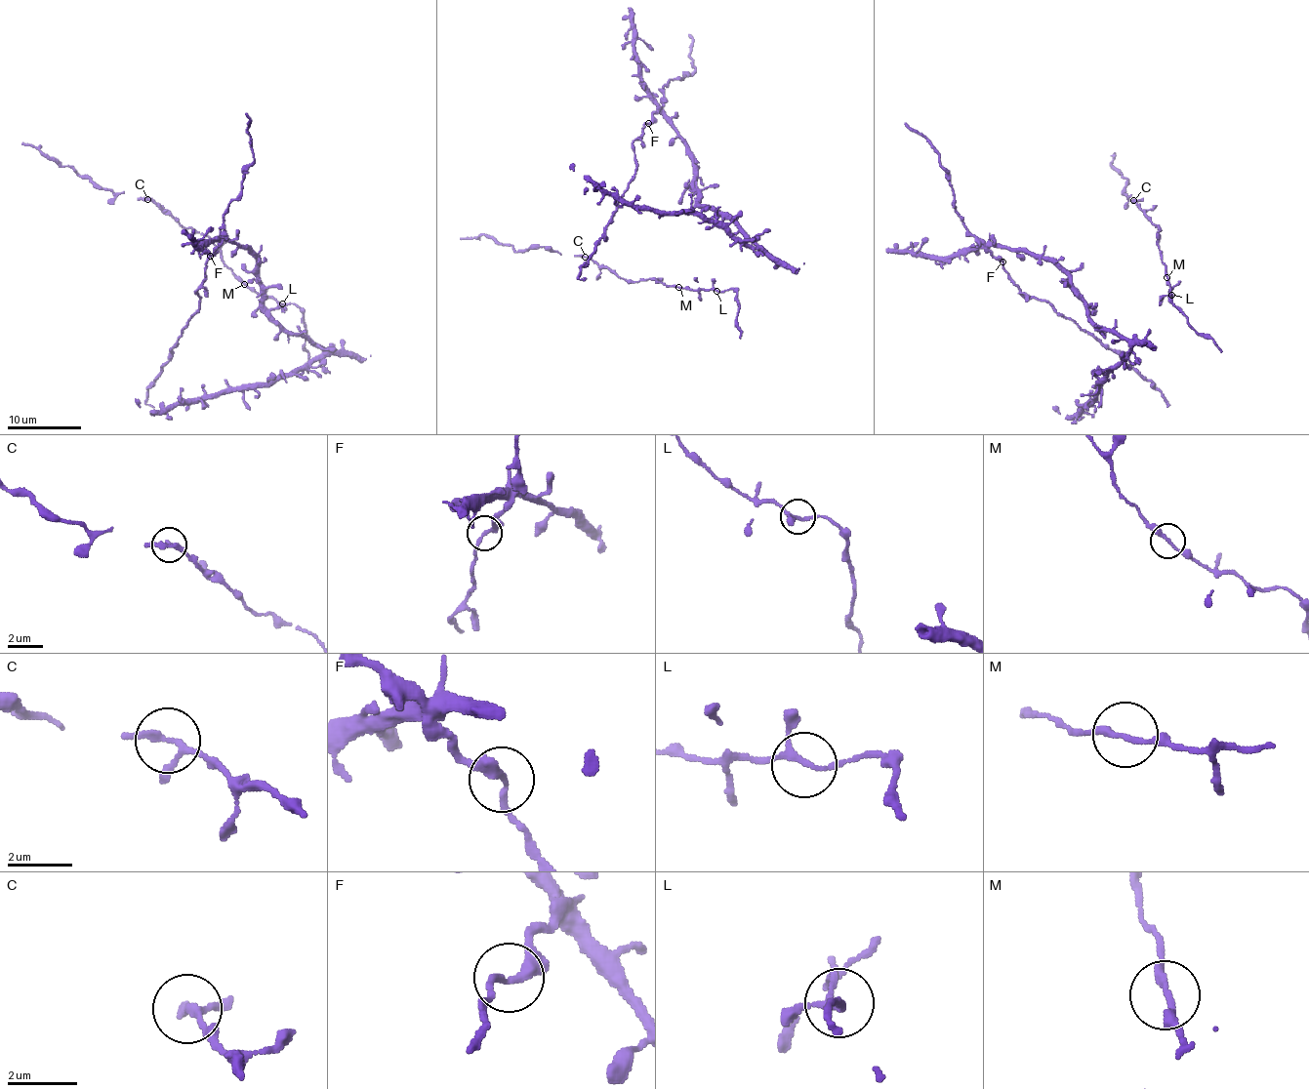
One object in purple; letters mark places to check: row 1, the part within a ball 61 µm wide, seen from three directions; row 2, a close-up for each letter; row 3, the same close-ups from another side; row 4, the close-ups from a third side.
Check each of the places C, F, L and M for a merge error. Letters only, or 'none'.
none

